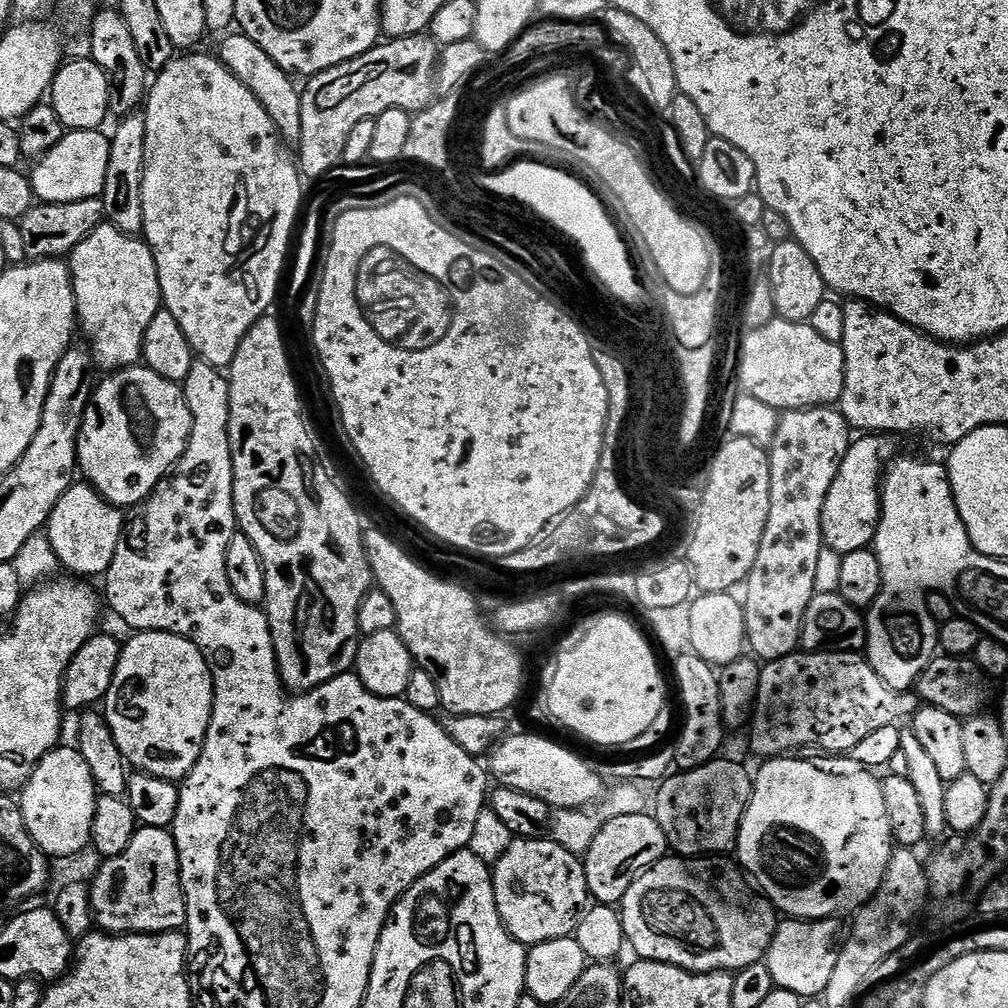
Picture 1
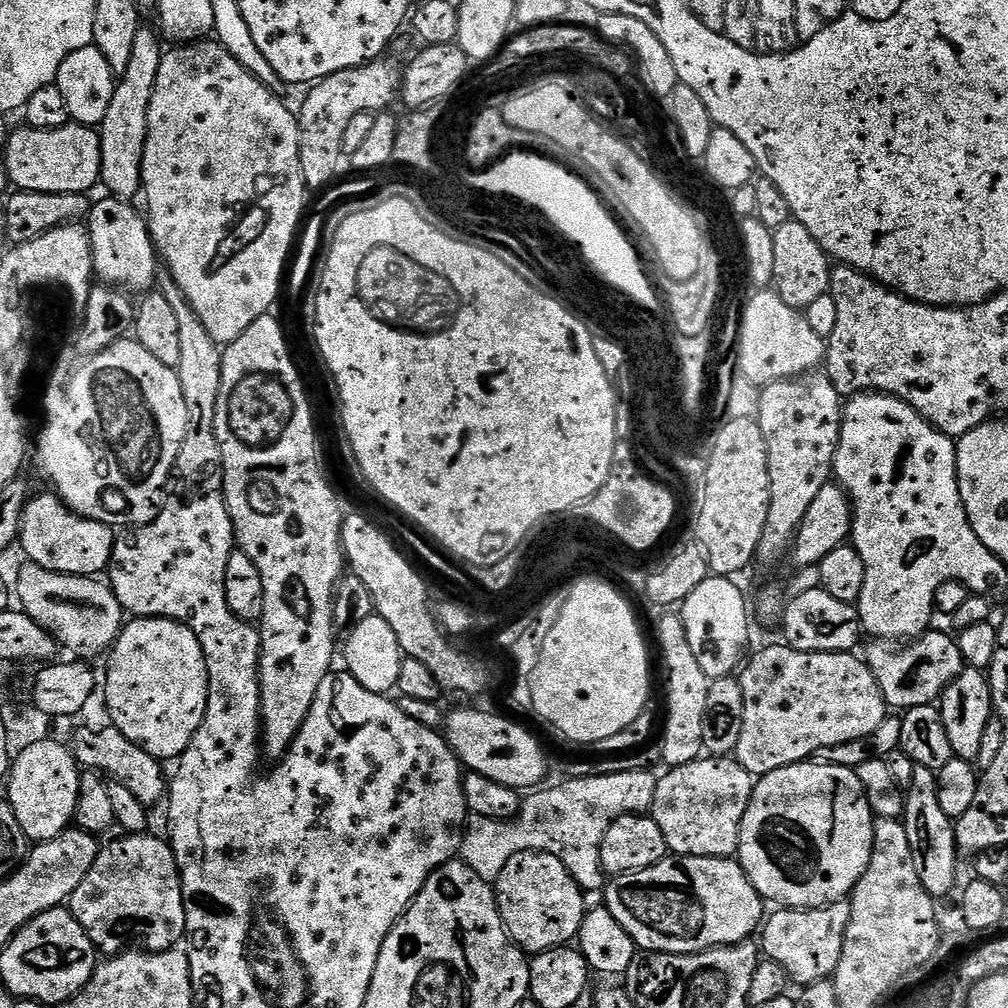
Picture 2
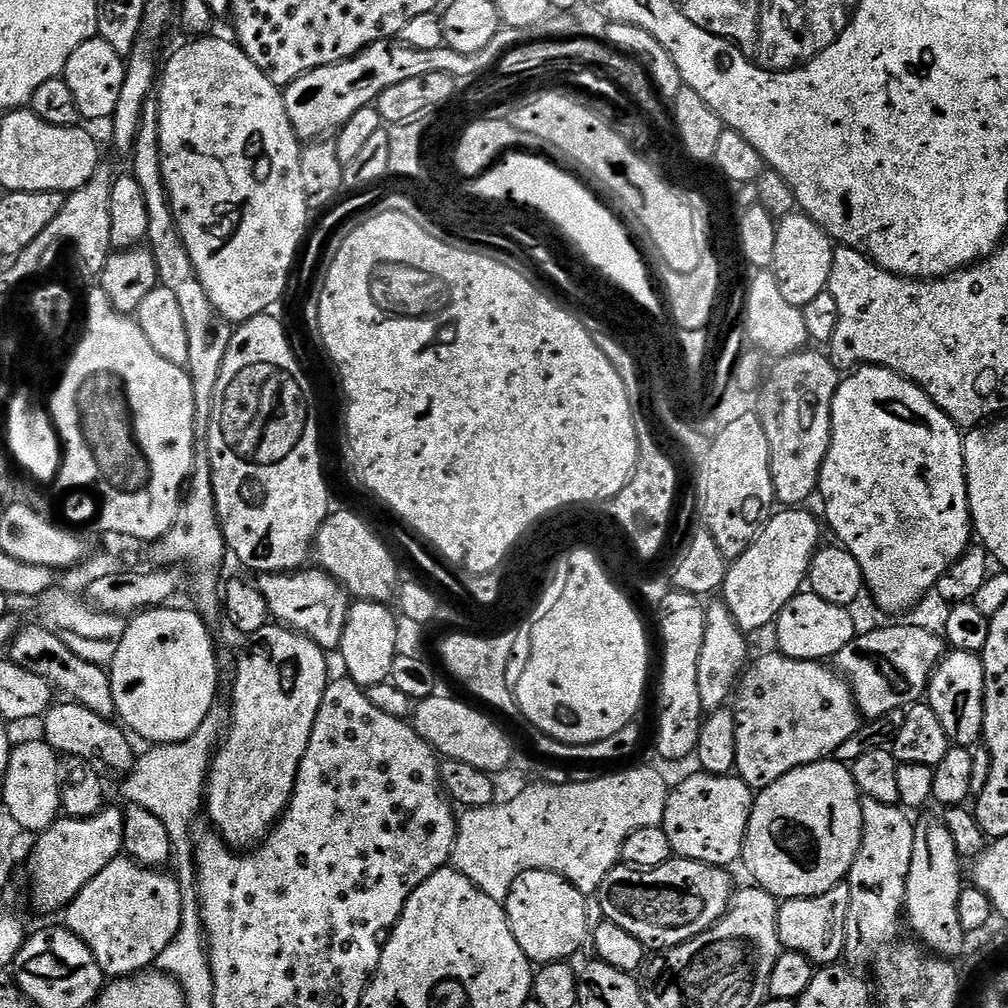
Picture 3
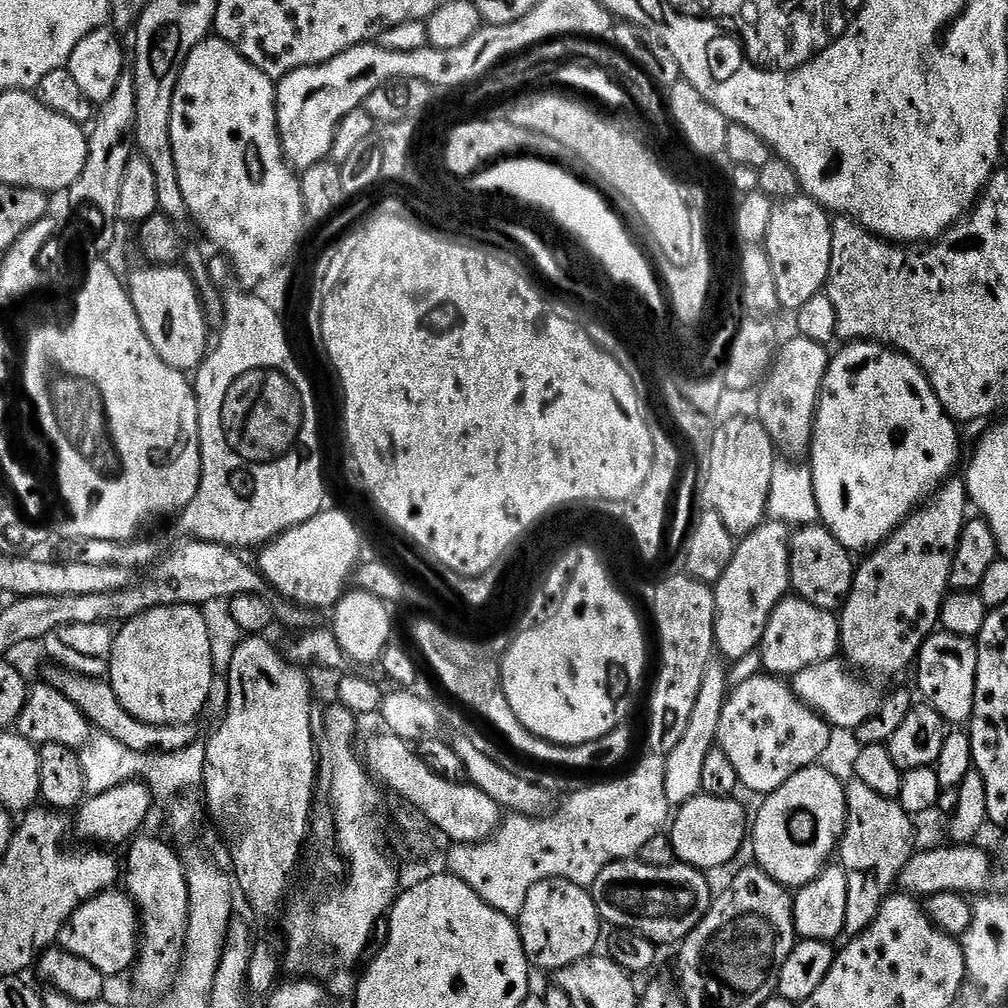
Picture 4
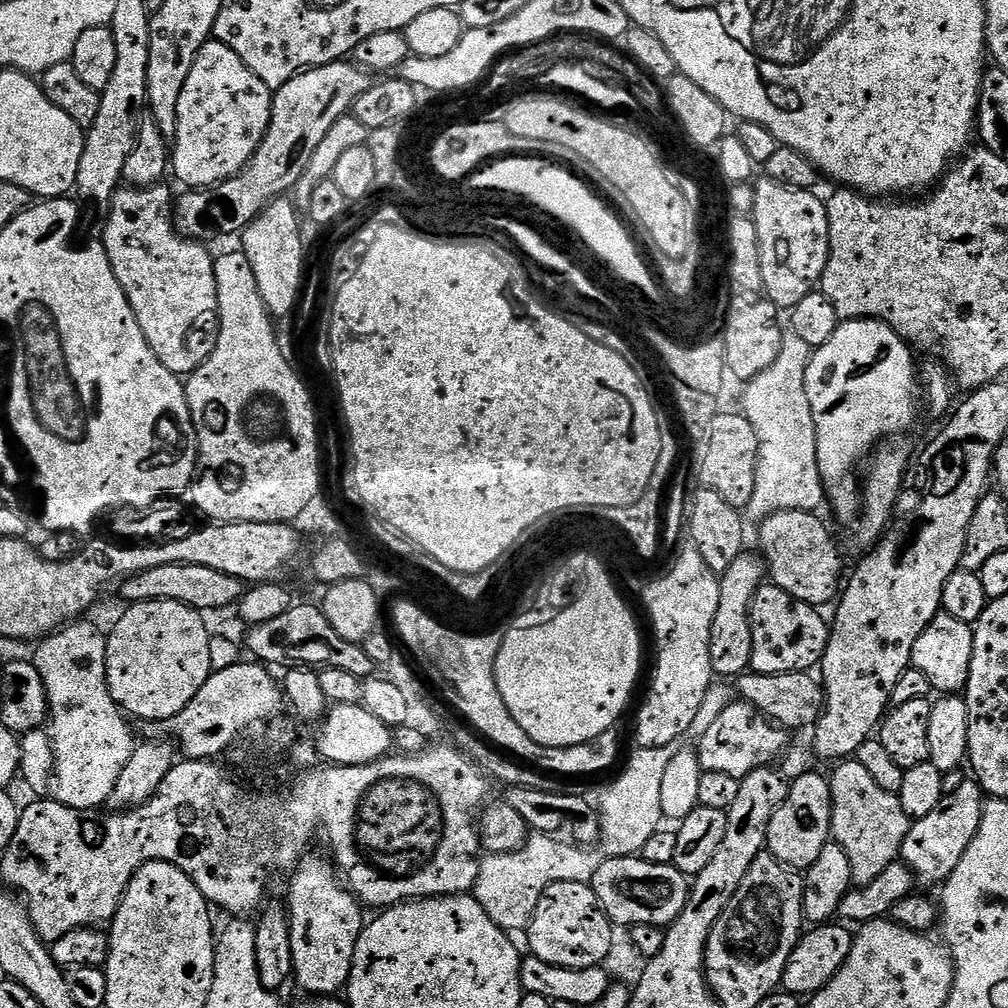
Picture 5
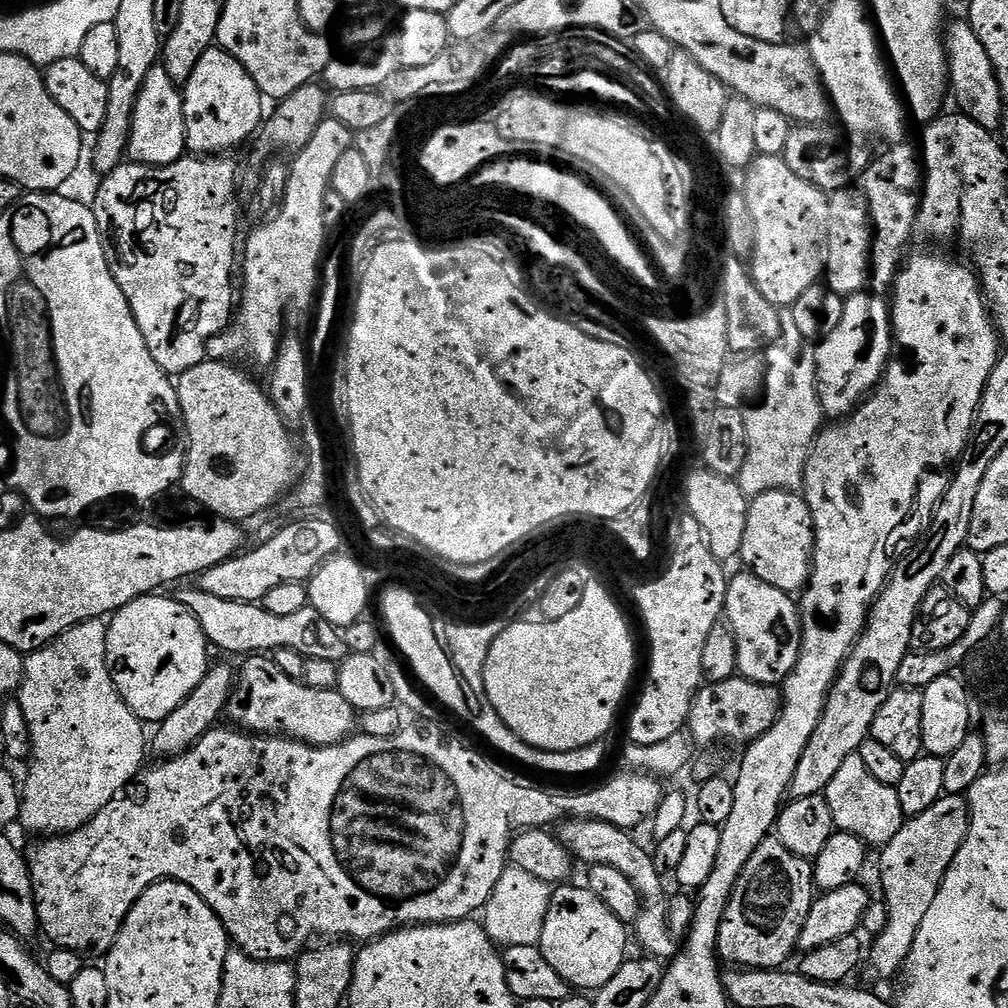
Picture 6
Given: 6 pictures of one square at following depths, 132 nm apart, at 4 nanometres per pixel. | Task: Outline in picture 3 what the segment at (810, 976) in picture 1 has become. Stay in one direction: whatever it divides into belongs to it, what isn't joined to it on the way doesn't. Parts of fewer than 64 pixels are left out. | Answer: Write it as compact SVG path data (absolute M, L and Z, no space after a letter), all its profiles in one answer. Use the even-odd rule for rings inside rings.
M847 882L810 898L794 898L780 904L778 938L787 951L802 954L813 965L835 964L844 955L846 918L850 910L850 886Z

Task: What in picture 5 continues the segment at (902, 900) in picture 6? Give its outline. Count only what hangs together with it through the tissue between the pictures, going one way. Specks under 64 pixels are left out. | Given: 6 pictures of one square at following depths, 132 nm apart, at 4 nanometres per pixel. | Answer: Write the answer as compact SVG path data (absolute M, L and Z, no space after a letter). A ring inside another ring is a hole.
M965 778L962 786L944 800L926 818L915 821L906 834L906 842L900 851L900 860L907 864L913 877L924 884L943 885L954 874L954 866L962 862L962 854L974 842L978 826L982 822L986 797L975 779Z

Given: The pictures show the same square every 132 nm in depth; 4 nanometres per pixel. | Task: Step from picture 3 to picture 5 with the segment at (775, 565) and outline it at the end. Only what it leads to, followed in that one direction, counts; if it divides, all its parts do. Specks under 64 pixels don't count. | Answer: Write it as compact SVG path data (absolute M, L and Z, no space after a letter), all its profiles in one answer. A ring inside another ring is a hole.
M742 554L720 576L718 614L714 614L714 626L710 630L710 662L713 673L720 678L739 678L752 667L752 635L750 618L752 599L766 580L766 565L759 555Z

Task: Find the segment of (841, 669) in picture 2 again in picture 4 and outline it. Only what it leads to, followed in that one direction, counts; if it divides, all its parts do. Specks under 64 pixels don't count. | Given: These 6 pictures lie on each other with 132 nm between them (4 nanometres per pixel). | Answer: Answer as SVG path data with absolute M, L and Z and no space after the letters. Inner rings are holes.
M761 672L729 691L716 738L734 766L741 787L765 796L782 787L798 770L815 765L831 731L823 717L793 694L787 681Z

